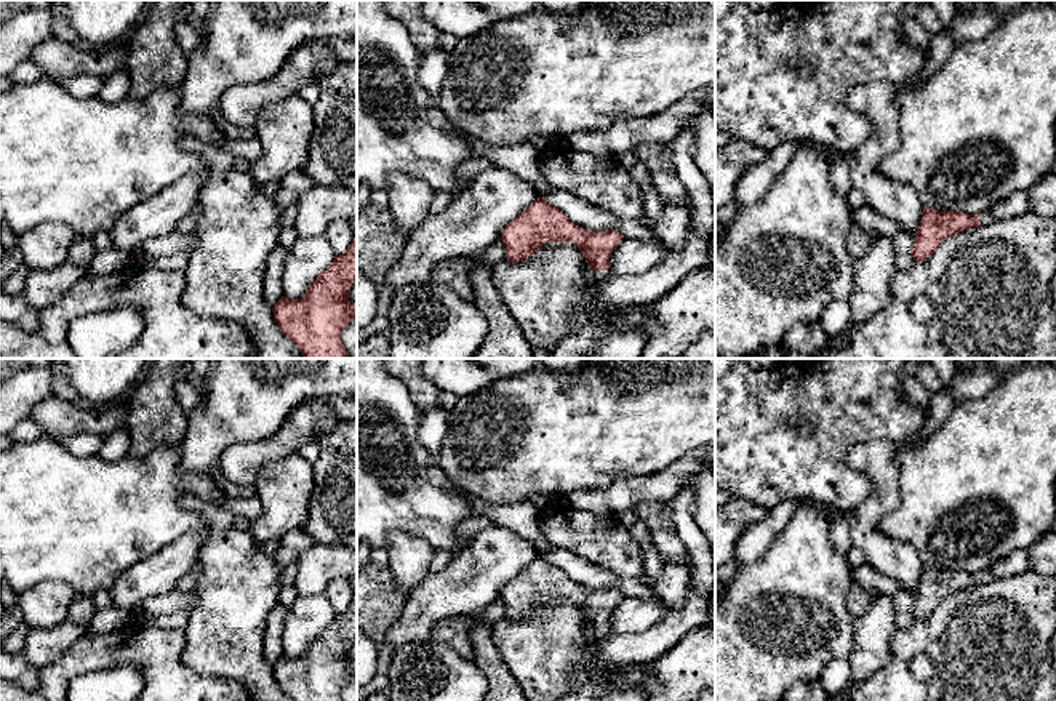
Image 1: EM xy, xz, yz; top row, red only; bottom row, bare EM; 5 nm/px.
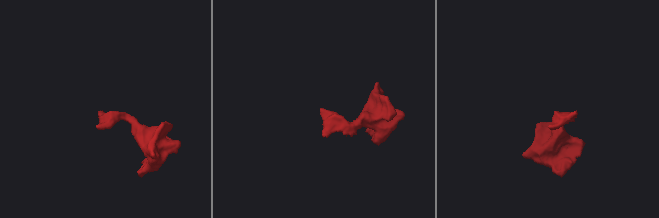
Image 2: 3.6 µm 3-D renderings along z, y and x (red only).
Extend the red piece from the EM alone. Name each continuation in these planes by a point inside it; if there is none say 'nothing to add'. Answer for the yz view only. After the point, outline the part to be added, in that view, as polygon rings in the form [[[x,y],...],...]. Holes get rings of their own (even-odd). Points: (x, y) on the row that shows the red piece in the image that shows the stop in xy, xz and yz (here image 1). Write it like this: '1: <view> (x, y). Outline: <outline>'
1: yz (1016, 204). Outline: [[[1018,190],[981,211],[981,226],[1026,213],[1032,213],[1030,190]]]

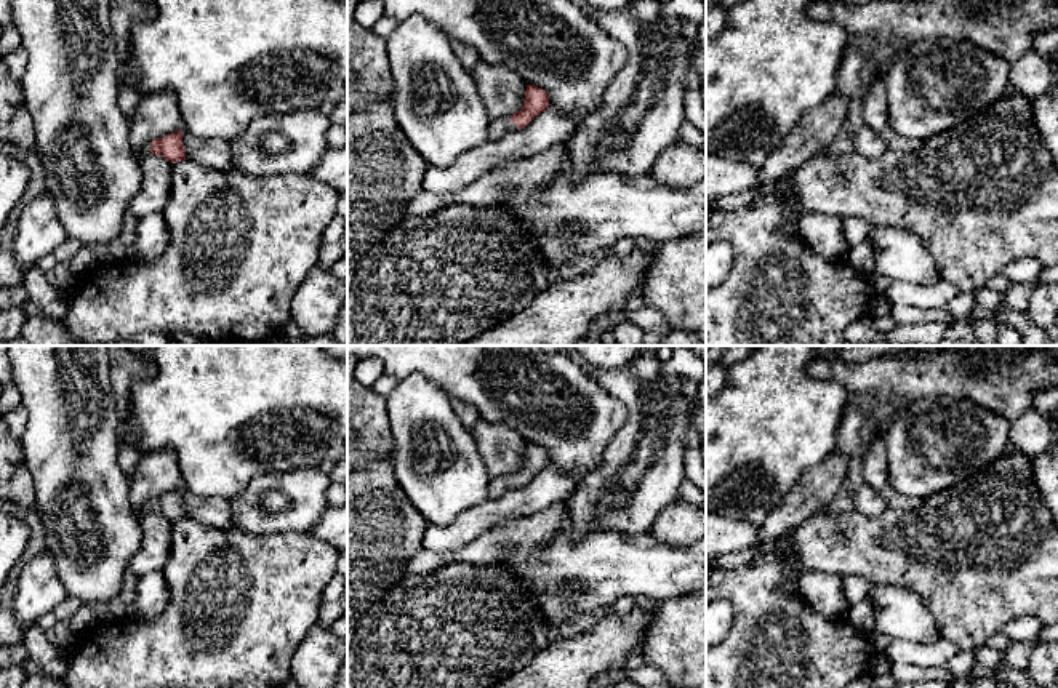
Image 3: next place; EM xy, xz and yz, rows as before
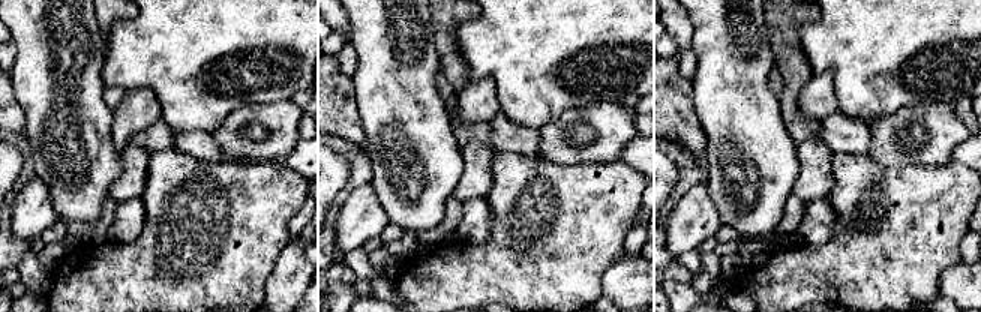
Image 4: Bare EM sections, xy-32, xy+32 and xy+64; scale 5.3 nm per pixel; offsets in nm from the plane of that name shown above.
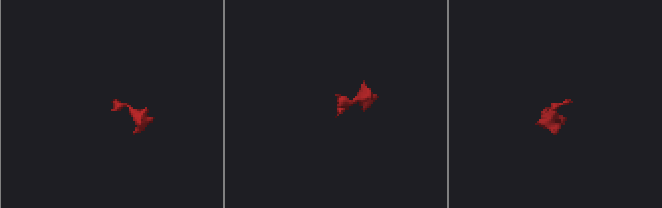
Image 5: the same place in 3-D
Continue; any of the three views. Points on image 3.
1: xz (498, 128). Outline: [[[511,115],[490,120],[488,141],[499,141],[515,131],[519,131],[519,126],[511,122]]]

